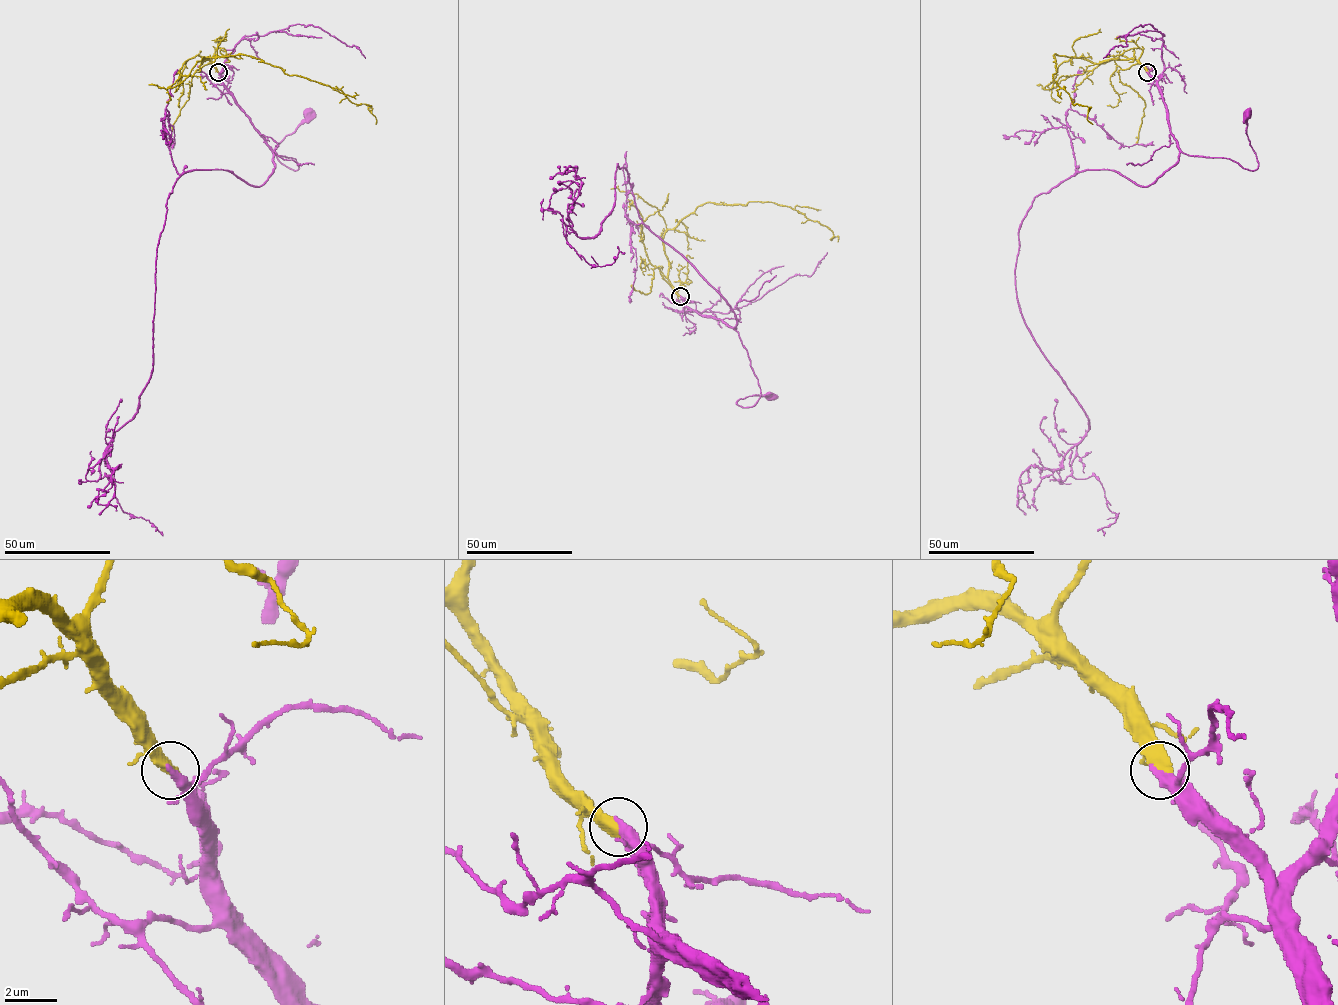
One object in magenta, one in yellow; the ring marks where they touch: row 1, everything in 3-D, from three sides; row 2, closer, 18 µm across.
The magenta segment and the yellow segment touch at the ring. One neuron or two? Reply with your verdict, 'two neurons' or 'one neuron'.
one neuron

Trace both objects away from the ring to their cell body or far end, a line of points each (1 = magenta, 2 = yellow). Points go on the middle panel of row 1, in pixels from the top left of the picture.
1: (680, 296), (687, 307), (720, 319), (737, 332), (761, 393), (753, 405), (737, 404), (747, 396), (770, 396)
2: (680, 296), (669, 281), (664, 236), (707, 203), (789, 206), (828, 227), (838, 241)

